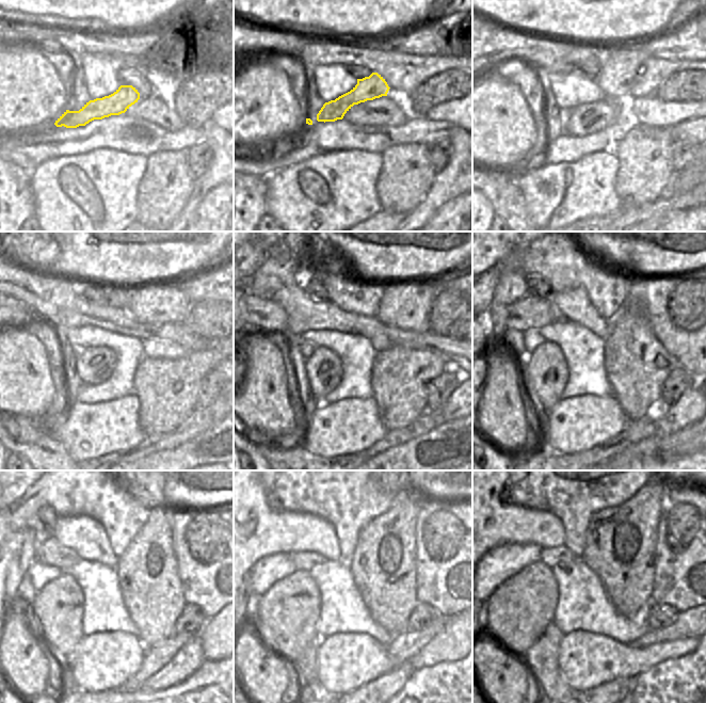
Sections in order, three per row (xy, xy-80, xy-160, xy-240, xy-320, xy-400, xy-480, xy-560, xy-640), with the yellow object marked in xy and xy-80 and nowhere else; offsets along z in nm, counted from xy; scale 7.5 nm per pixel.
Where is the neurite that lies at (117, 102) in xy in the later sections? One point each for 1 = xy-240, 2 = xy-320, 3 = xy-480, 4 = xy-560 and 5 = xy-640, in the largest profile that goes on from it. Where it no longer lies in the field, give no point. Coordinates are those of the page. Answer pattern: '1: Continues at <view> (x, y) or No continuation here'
1: Continues at xy-240 (150, 303)
2: Continues at xy-320 (406, 305)
3: Continues at xy-480 (211, 587)
4: Continues at xy-560 (450, 586)
5: Continues at xy-640 (684, 579).

